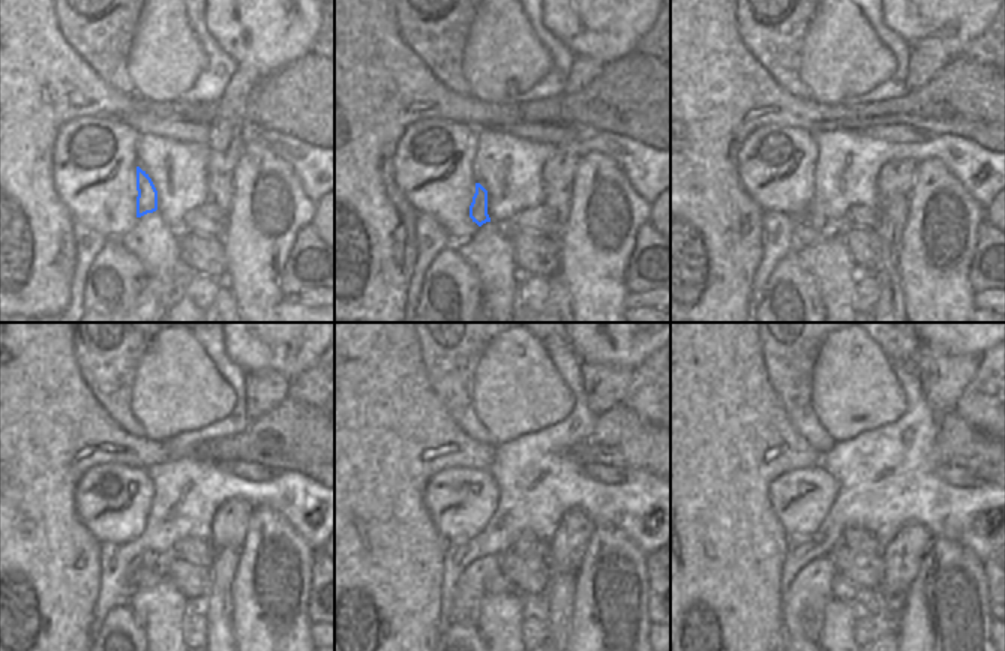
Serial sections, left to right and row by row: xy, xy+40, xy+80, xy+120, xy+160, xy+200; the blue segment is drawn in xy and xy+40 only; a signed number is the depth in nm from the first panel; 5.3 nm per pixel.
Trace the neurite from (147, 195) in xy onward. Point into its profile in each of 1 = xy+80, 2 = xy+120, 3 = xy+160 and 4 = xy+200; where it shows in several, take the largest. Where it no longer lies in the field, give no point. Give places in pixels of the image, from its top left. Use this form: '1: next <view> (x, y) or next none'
1: next xy+80 (819, 222)
2: next xy+120 (147, 560)
3: next xy+160 (471, 590)
4: next xy+200 (803, 606)

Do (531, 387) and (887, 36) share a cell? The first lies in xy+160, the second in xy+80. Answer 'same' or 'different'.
different

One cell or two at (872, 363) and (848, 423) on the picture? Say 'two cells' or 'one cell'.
one cell

